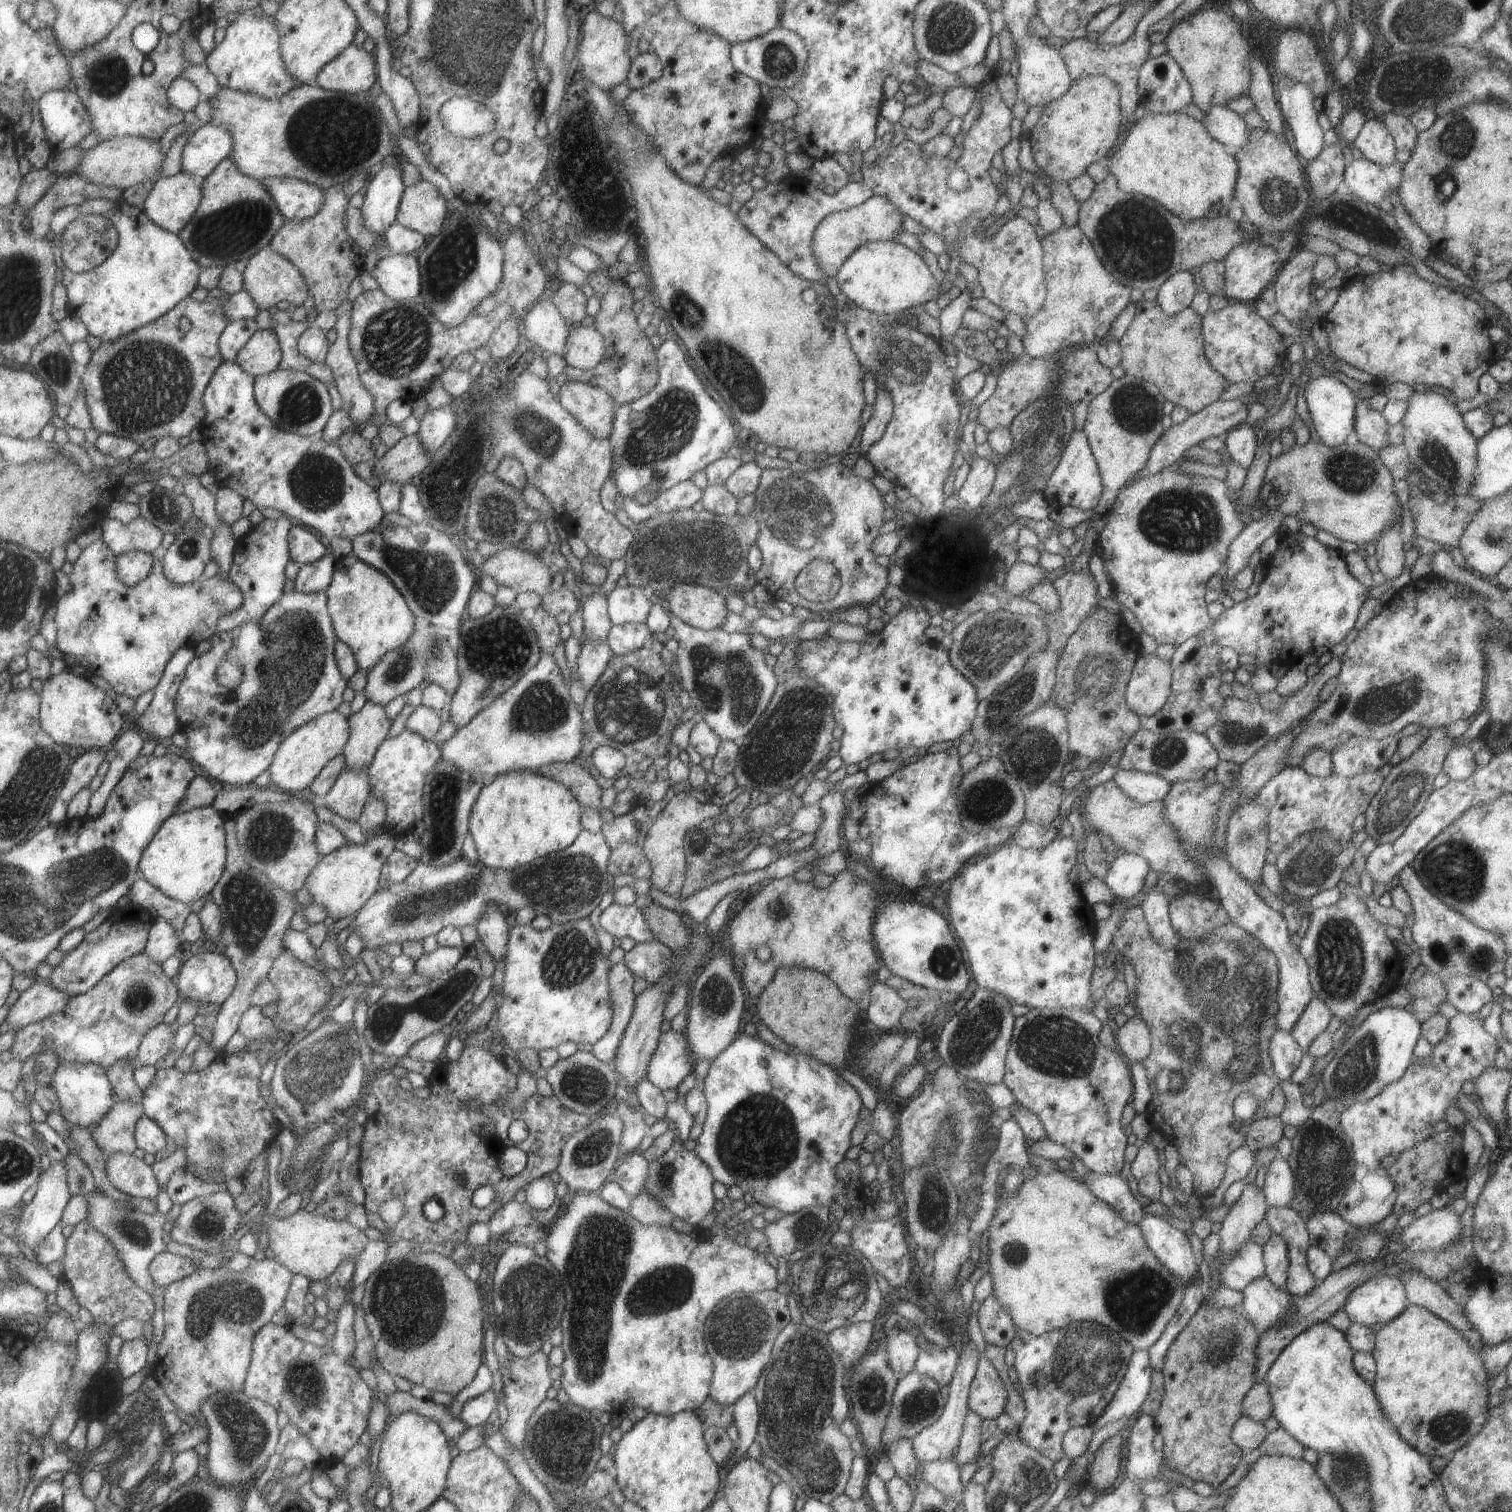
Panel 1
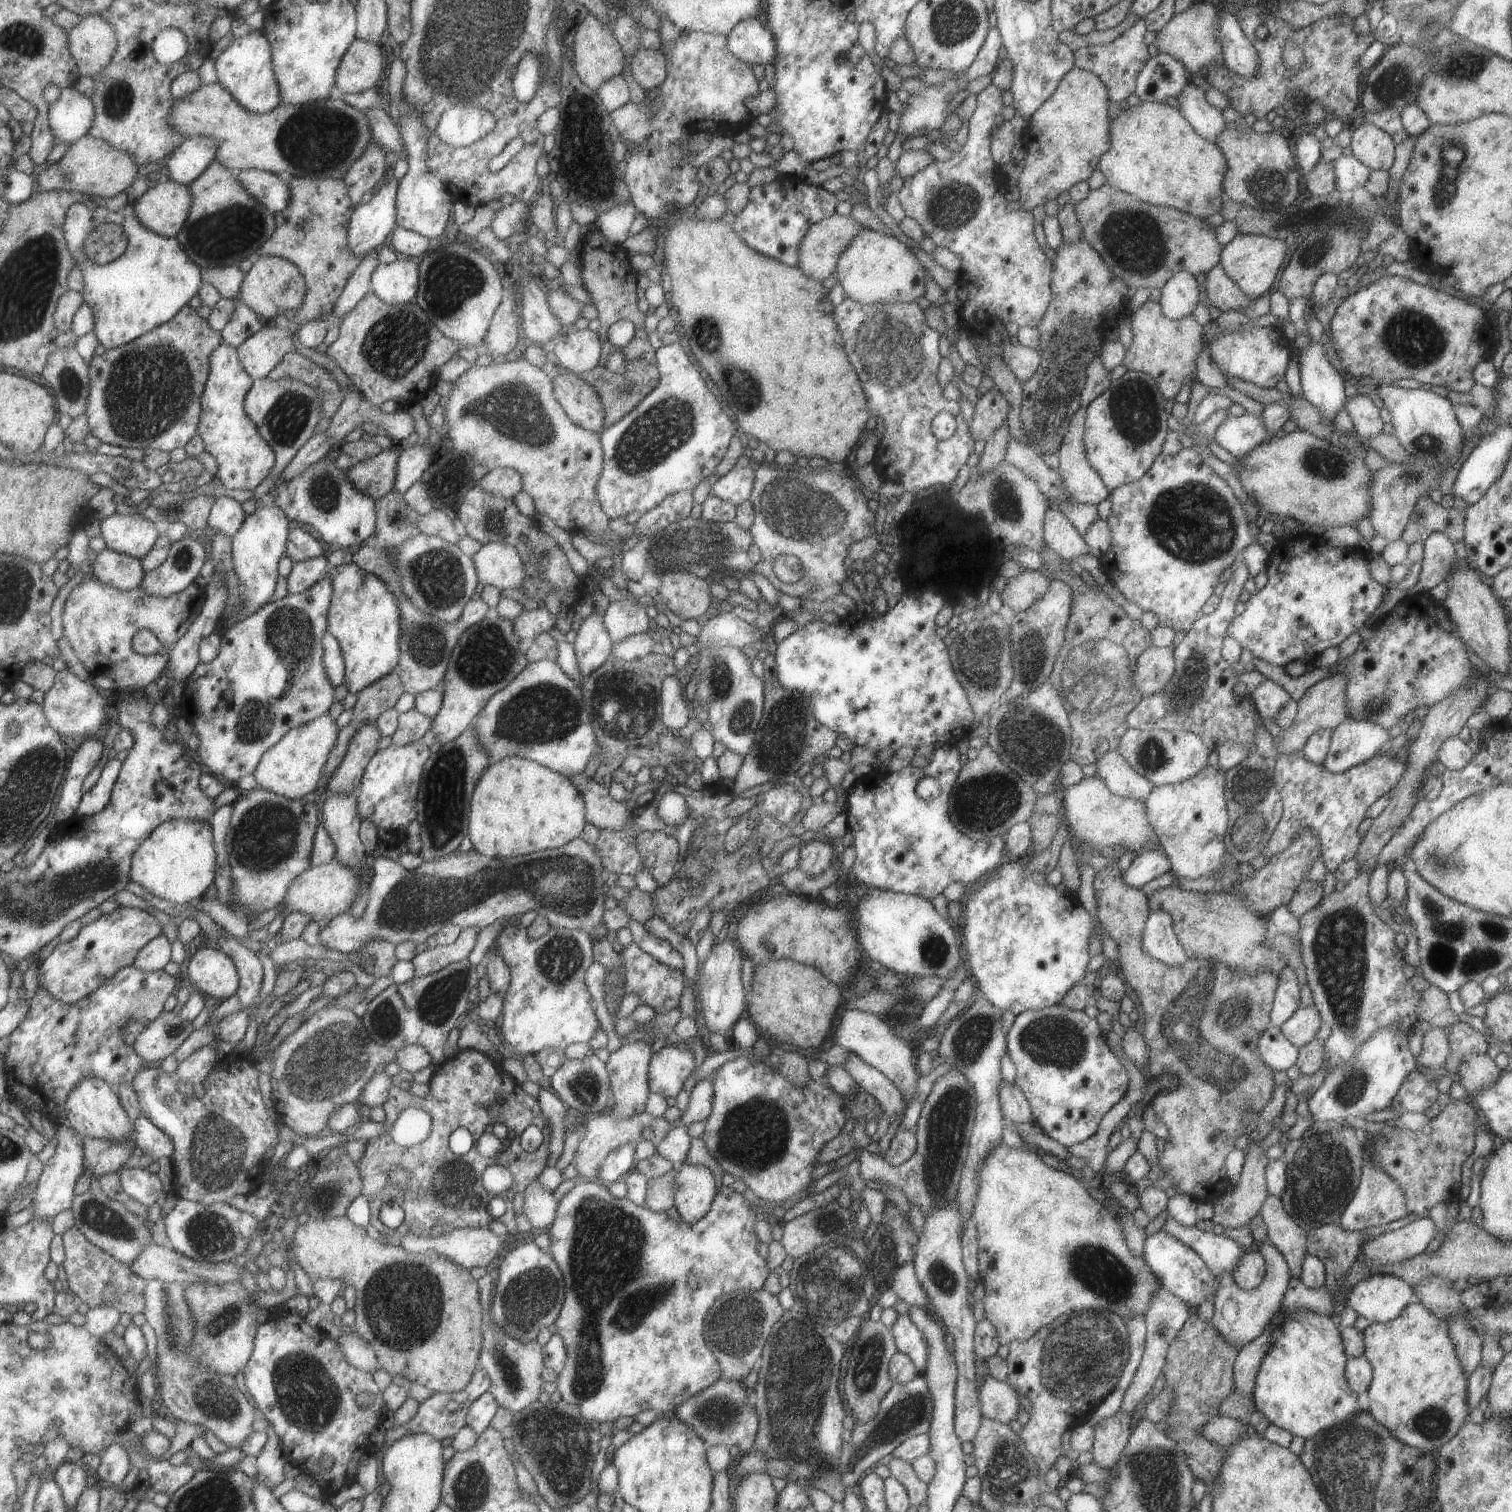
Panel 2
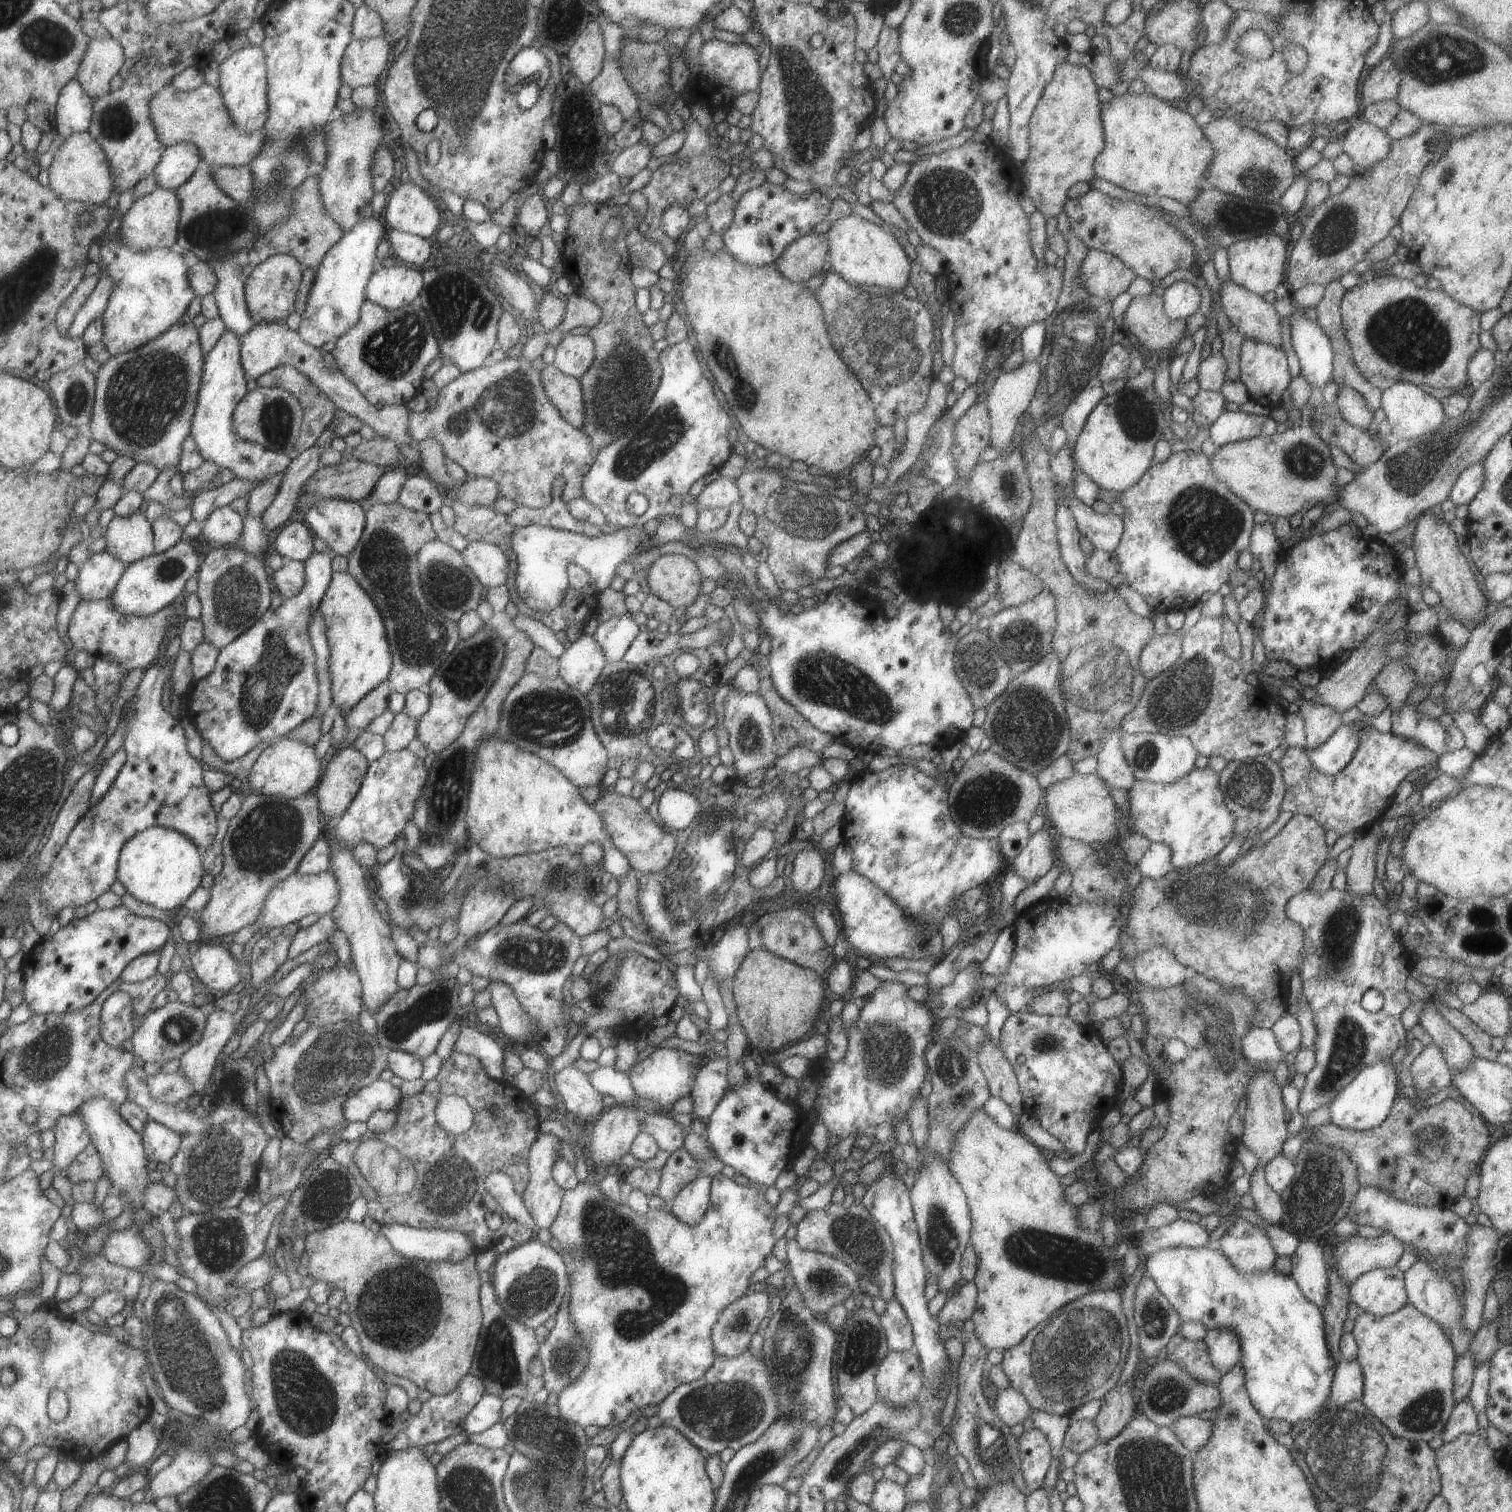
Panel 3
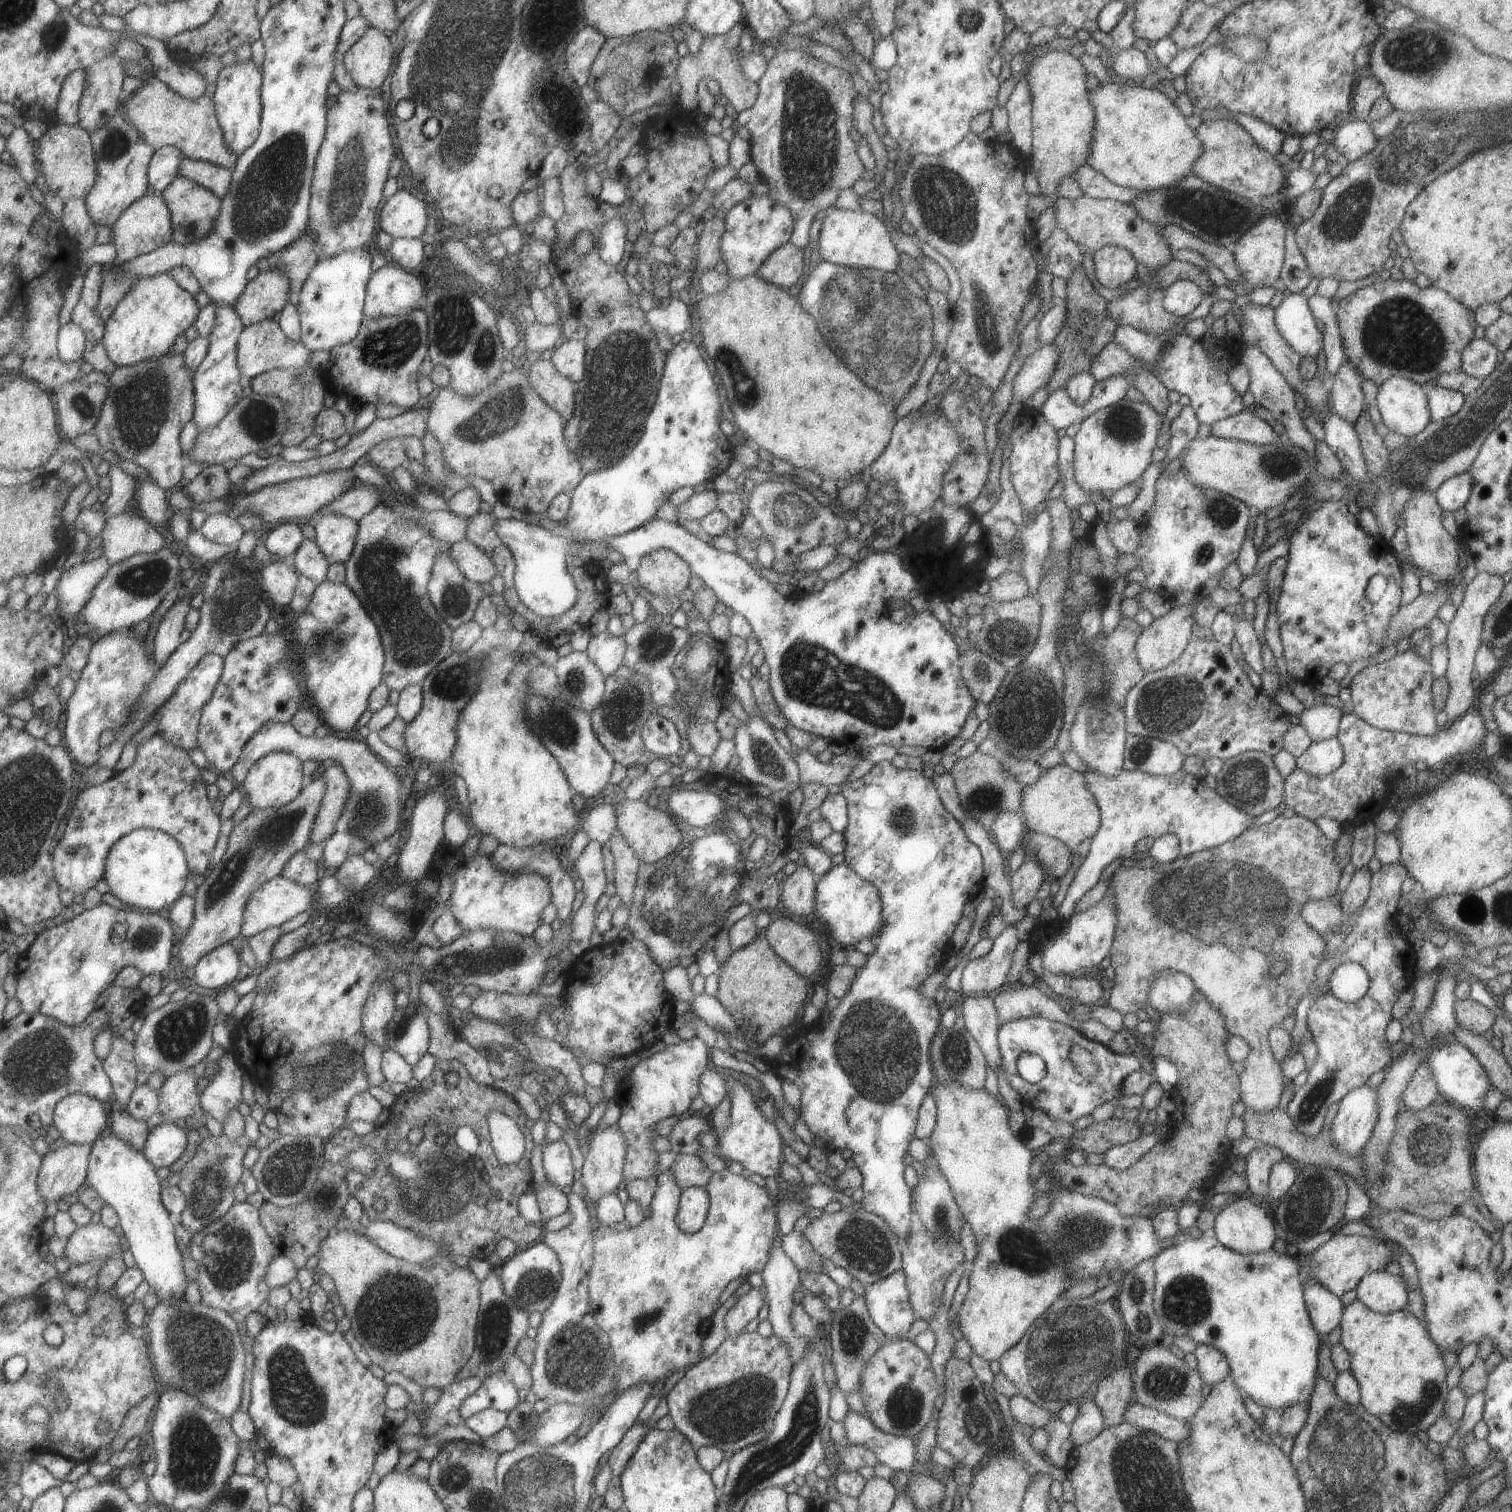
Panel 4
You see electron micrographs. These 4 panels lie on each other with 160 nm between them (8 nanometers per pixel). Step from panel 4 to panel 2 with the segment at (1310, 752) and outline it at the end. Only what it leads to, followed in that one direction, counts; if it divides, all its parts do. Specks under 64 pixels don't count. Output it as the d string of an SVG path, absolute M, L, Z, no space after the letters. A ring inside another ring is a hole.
M1349 715L1331 731L1322 765L1332 773L1340 773L1365 762L1375 753L1387 751L1390 746L1391 737L1372 719Z

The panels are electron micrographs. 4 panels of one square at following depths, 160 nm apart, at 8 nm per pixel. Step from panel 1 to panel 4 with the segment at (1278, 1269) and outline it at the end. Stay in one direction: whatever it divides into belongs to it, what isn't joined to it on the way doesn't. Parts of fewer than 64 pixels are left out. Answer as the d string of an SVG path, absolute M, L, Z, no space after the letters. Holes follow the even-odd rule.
M1196 1344L1192 1352L1197 1362L1196 1372L1205 1384L1216 1384L1229 1377L1229 1366L1225 1356L1207 1344Z

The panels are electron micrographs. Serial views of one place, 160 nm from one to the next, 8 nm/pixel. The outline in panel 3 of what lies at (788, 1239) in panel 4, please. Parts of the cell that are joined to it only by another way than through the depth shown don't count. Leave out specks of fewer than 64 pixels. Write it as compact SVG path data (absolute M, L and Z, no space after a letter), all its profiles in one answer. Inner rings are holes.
M791 1239L786 1242L785 1264L788 1265L788 1272L794 1278L805 1306L820 1320L823 1320L826 1315L827 1308L831 1308L833 1304L842 1304L850 1292L853 1292L856 1297L859 1295L858 1286L851 1283L850 1268L846 1264L829 1255L803 1250Z

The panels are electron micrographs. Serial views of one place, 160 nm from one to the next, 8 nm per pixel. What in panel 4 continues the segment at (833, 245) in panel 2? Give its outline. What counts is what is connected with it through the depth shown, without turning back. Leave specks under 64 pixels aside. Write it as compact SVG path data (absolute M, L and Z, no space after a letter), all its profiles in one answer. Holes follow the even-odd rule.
M785 243L773 250L754 273L759 278L771 282L773 286L789 289L803 274L803 250Z

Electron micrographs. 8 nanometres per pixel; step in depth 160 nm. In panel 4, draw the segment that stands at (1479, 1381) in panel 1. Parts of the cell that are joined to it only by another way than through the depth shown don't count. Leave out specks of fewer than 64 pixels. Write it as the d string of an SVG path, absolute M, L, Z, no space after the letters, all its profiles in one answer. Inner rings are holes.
M1355 1299L1342 1308L1339 1342L1349 1354L1348 1371L1357 1380L1360 1406L1394 1432L1426 1432L1443 1414L1448 1394L1443 1354L1420 1319L1408 1309L1379 1314Z

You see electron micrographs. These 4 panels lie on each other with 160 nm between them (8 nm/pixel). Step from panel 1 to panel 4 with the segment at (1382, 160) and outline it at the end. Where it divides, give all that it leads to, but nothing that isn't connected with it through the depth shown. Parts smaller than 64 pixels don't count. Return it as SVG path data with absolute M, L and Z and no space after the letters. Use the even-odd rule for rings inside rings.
M1351 118L1351 120L1338 124L1334 131L1335 139L1332 144L1341 154L1343 163L1353 162L1357 158L1361 158L1363 154L1373 150L1375 142L1377 142L1367 120Z

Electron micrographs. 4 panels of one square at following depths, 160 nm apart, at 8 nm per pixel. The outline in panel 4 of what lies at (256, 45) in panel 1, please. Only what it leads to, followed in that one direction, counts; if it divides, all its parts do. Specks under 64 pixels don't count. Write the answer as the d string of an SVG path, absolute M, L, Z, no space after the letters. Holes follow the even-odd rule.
M253 60L225 66L219 76L217 90L213 96L218 111L218 120L223 128L227 146L233 148L233 154L240 156L258 142L263 122L264 72L257 69Z

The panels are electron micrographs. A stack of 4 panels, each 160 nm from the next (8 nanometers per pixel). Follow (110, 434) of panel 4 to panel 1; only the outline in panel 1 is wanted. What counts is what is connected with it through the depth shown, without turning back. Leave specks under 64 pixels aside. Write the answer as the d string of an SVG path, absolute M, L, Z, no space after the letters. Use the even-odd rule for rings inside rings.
M188 296L155 322L117 341L102 342L83 371L83 386L94 429L100 434L133 439L141 445L151 438L158 441L165 437L190 436L195 428L200 427L208 413L204 403L206 388L224 361L220 338L231 320L222 309L223 303L221 297L196 302ZM185 317L190 320L192 328L181 332L181 318Z

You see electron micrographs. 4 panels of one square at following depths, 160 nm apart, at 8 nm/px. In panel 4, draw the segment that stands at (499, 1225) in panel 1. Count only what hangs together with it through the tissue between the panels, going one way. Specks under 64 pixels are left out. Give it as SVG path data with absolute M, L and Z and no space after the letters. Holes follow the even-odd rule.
M543 1140L535 1144L531 1154L531 1170L533 1170L533 1185L537 1191L540 1210L545 1221L551 1220L564 1212L570 1211L569 1195L555 1185L547 1176L545 1170L545 1148L550 1141Z

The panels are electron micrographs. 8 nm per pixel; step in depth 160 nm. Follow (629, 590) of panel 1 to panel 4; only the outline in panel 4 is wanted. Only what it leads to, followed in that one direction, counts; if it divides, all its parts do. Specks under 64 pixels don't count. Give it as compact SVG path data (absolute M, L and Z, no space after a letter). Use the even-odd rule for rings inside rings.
M607 630L593 634L587 644L587 657L604 675L610 676L622 666L625 654L625 636L611 636Z

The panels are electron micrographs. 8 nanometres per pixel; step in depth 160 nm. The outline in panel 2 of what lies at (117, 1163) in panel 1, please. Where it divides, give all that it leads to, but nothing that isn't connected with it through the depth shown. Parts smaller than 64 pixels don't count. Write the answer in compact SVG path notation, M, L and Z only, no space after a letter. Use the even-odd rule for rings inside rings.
M131 1168L121 1171L122 1185L125 1192L132 1196L135 1200L141 1202L145 1206L151 1208L153 1204L157 1204L157 1200L163 1194L163 1182L157 1174L151 1174L149 1170Z

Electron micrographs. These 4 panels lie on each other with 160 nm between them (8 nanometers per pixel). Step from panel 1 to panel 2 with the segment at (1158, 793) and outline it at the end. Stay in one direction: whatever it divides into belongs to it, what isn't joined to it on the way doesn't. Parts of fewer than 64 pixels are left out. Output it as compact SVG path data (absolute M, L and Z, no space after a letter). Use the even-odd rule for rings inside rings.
M1105 751L1095 762L1096 775L1103 780L1109 792L1120 797L1142 801L1154 787L1125 762L1119 751Z

